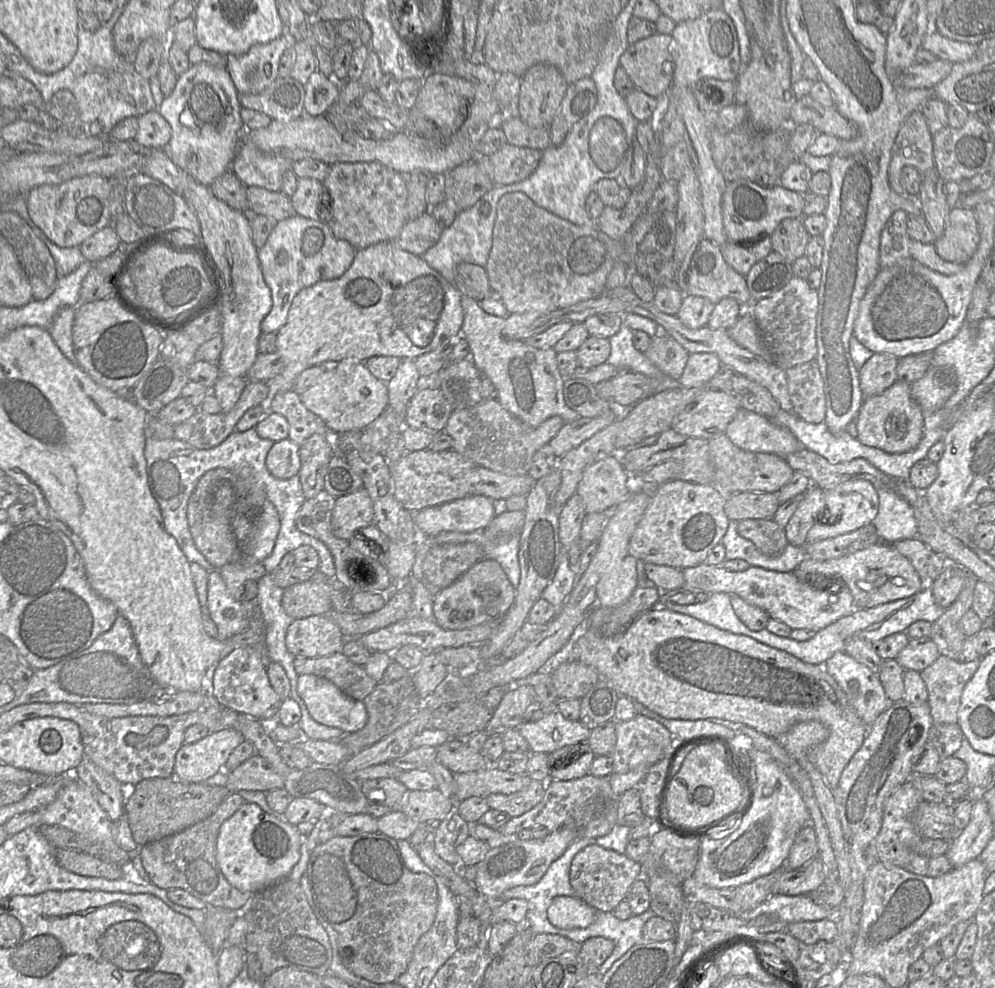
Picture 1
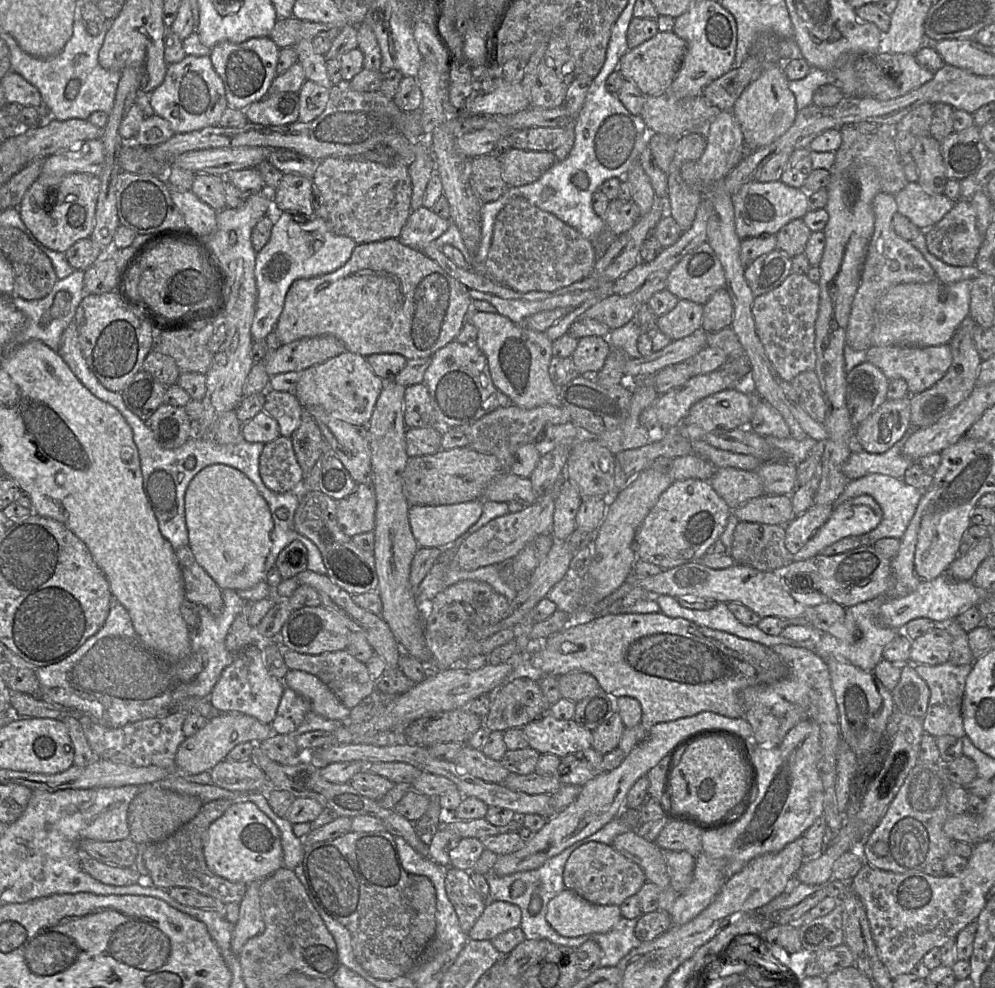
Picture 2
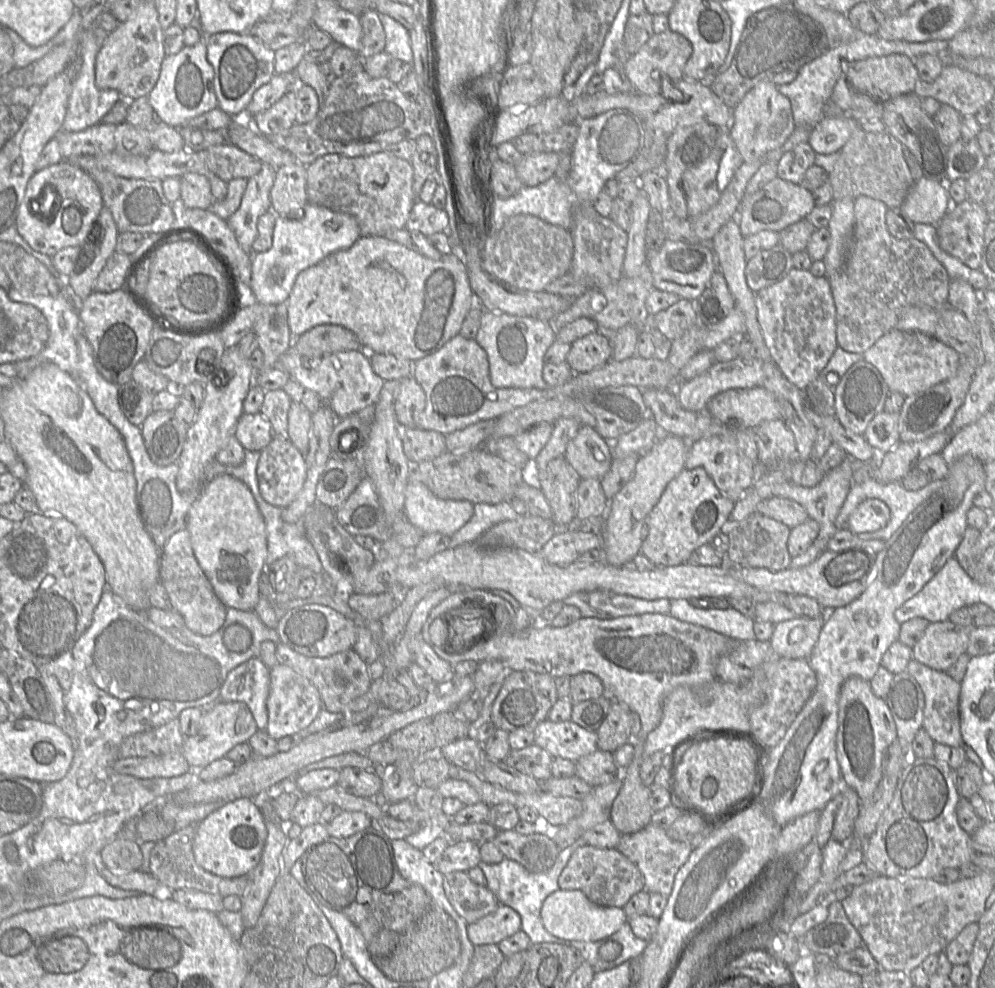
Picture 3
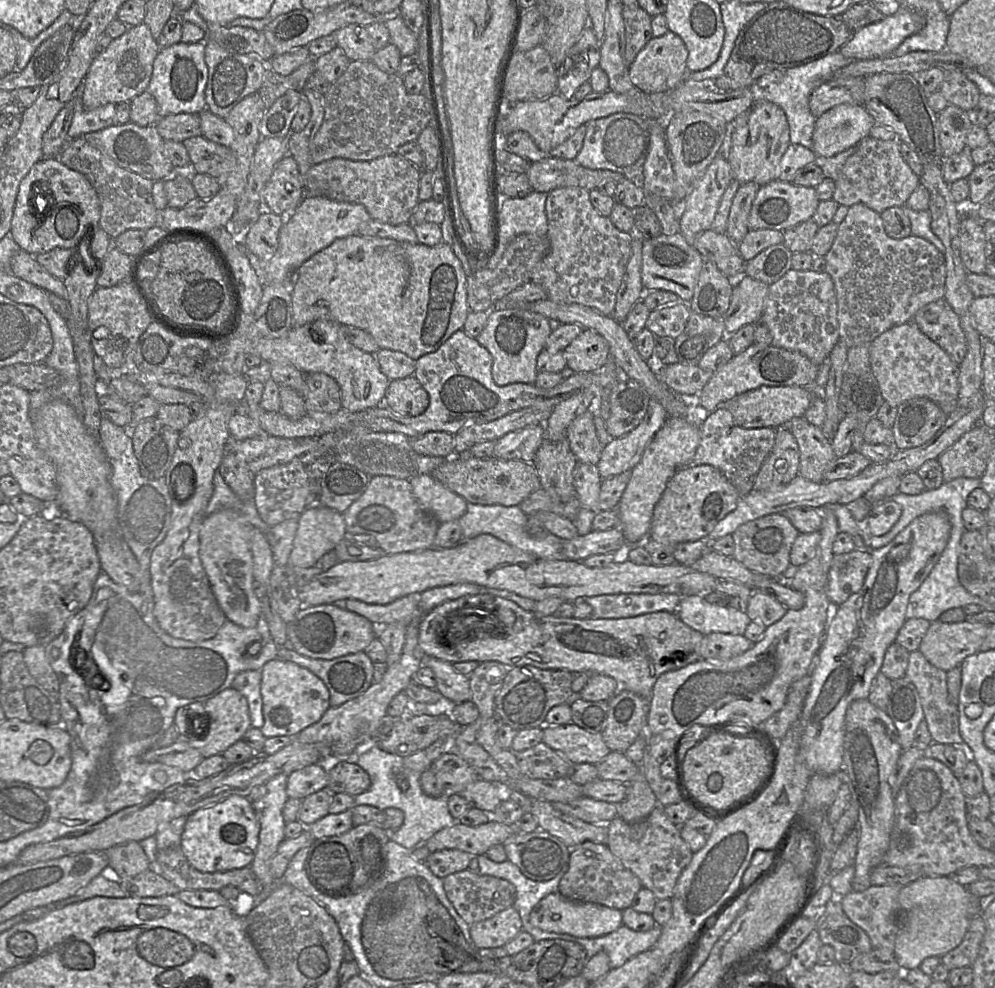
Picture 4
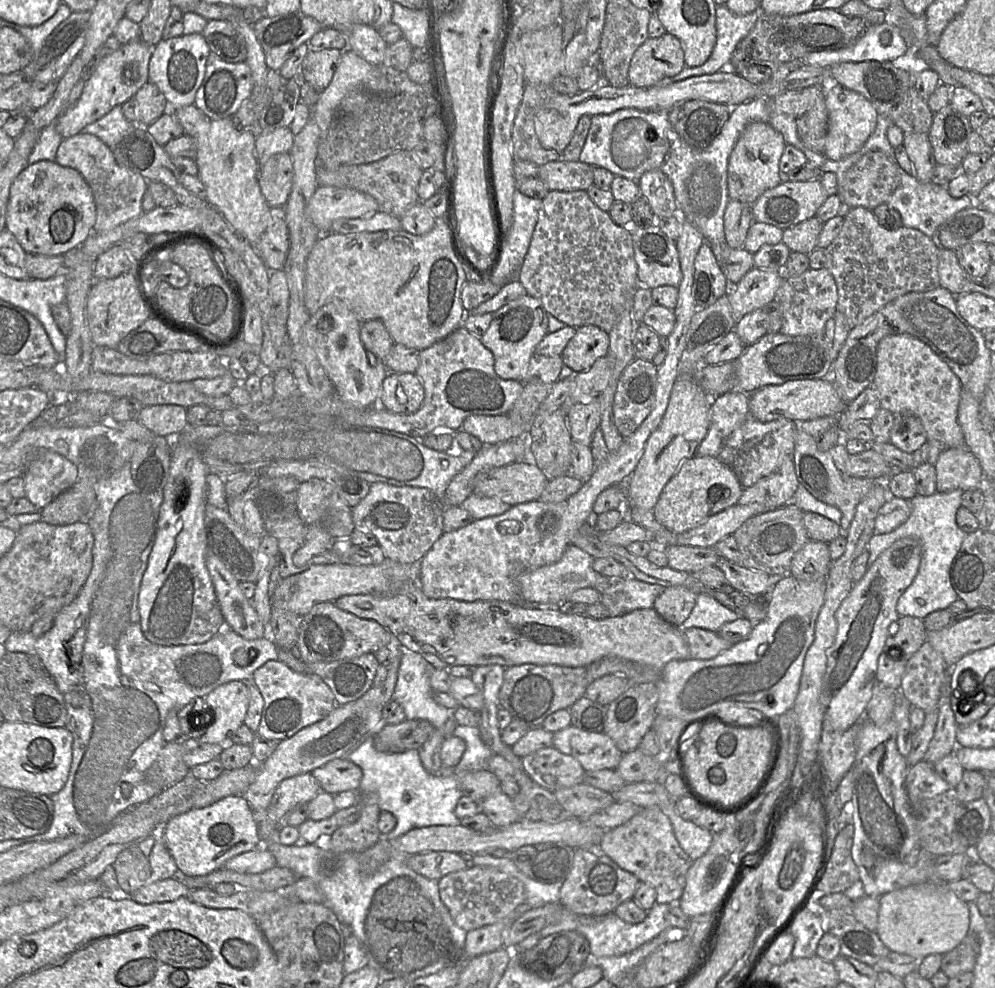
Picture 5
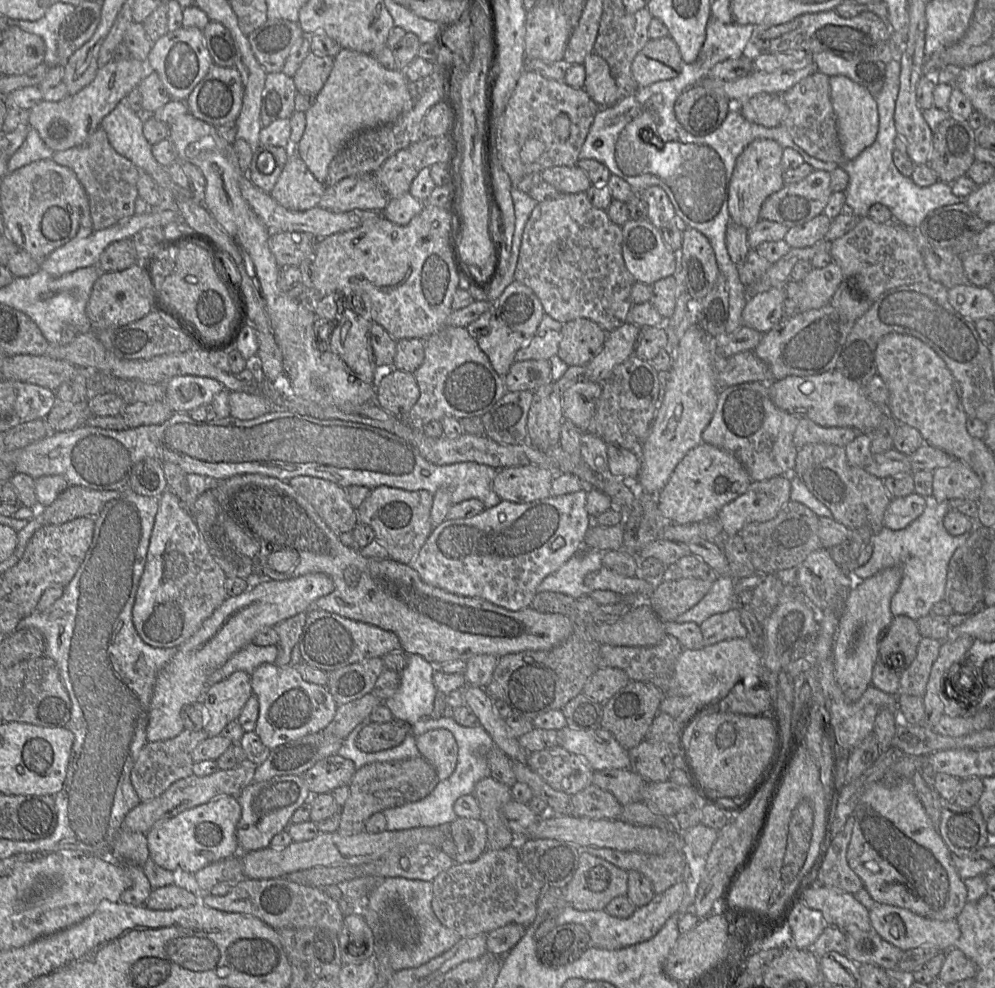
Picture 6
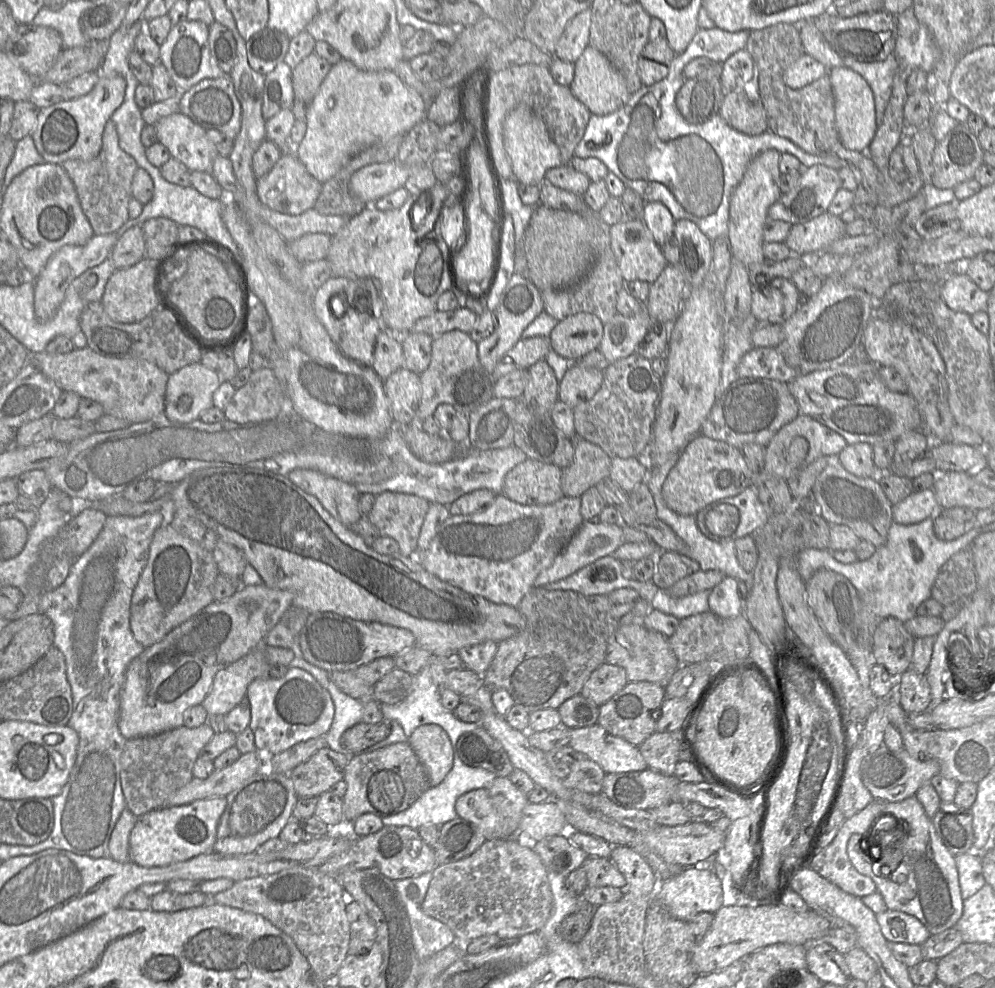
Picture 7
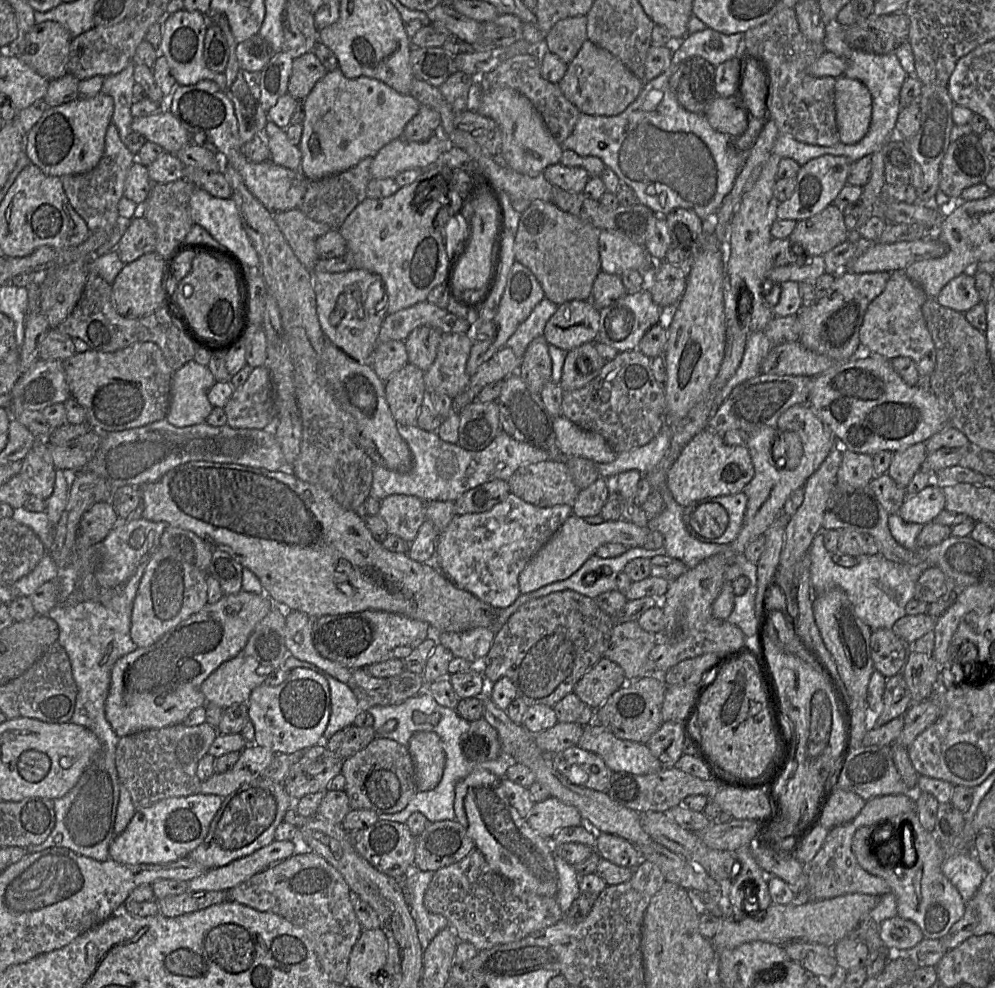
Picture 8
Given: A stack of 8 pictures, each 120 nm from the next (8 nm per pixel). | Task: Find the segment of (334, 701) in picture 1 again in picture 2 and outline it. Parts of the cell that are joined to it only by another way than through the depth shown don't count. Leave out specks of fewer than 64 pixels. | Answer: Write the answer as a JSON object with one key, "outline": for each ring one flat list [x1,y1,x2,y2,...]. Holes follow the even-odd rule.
{"outline":[[300,670,286,673,283,683,311,704,311,710,325,718,348,721,351,709,344,706,335,694,315,675]]}

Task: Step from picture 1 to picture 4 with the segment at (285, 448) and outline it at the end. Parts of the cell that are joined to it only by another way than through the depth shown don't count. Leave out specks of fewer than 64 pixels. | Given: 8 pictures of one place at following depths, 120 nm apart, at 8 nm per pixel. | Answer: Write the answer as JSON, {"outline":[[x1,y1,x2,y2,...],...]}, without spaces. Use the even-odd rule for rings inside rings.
{"outline":[[295,458,287,464,263,469,255,475,253,501,260,518,272,527,285,520,298,518,307,507,315,504,316,484,311,482,308,468]]}

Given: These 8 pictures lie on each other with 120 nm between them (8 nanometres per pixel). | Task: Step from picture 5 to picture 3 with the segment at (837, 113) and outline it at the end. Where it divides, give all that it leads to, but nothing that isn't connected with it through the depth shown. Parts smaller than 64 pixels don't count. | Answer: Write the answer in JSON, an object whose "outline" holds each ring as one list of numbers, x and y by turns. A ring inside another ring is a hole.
{"outline":[[847,113,840,117,823,117,812,129,808,143,816,154,832,154,841,150,853,130,859,126,859,123]]}

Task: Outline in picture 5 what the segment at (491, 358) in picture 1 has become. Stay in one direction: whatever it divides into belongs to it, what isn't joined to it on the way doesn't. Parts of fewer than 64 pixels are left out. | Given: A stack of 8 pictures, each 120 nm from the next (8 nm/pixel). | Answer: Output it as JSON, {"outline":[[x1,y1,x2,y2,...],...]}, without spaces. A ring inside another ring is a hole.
{"outline":[[525,294,492,313,492,320,480,341,494,356,494,371,501,379,522,381,535,347,548,334,547,312,536,298]]}

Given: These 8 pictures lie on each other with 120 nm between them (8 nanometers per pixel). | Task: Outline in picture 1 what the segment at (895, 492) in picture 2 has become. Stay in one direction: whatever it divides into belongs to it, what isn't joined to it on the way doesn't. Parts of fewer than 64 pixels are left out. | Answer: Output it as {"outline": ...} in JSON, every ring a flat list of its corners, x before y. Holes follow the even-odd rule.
{"outline":[[877,488,878,513,871,522,880,542,894,543,917,537,917,521,910,504,892,490]]}

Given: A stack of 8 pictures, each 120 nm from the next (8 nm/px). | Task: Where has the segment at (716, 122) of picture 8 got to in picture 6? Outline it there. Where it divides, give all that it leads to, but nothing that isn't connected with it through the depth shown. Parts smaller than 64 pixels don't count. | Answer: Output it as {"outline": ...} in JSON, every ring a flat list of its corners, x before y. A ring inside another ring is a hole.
{"outline":[[762,93,742,101,740,112,749,122,772,128,781,124,788,107,780,94]]}

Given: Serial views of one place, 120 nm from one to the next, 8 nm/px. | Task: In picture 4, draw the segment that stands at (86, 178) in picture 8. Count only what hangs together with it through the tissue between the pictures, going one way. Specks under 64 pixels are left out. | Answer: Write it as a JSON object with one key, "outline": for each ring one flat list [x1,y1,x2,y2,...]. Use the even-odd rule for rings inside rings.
{"outline":[[83,137,69,139,58,155,58,159,90,181,100,202,99,228,103,229,112,240,127,230,147,230,157,225,158,210,154,206,152,197,154,181,119,167]]}

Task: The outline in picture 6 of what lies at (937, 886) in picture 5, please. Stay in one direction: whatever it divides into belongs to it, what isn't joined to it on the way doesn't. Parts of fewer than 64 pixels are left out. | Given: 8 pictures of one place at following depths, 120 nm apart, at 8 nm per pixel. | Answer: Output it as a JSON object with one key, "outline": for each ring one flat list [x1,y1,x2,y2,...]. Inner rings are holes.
{"outline":[[877,903,870,910,870,923,881,938,903,951,920,946,935,946,943,951,955,947,961,932,957,919,936,920,916,914,906,908]]}

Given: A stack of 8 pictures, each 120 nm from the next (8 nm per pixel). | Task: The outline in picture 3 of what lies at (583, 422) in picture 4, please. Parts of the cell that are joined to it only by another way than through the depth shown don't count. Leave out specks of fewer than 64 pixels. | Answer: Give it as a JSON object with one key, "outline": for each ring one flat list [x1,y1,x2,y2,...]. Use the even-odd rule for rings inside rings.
{"outline":[[581,425,568,443,564,457,581,479,601,480,611,467,610,442,594,428]]}

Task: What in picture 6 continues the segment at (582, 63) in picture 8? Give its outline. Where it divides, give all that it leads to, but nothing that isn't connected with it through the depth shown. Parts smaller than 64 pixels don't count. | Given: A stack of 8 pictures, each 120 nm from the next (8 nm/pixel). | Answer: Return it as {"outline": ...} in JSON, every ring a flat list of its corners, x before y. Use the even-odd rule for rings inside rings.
{"outline":[[595,52,589,54,584,63,585,82,583,89,599,107,610,107,621,96,605,59]]}

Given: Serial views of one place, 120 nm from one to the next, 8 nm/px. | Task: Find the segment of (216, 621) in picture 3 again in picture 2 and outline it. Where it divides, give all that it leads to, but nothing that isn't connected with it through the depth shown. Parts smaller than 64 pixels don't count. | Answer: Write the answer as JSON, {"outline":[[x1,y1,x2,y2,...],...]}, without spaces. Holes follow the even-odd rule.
{"outline":[[189,545,178,548,175,554,184,582,185,600,205,606,213,615,221,615,221,589,196,562]]}

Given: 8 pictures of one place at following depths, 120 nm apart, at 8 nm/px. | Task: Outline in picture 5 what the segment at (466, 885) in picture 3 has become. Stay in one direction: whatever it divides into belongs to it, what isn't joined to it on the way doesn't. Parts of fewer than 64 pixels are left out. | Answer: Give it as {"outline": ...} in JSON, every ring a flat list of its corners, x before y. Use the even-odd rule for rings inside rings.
{"outline":[[470,866,438,880,439,896,454,922,465,931,496,923,525,902,524,885,514,876,489,866]]}

